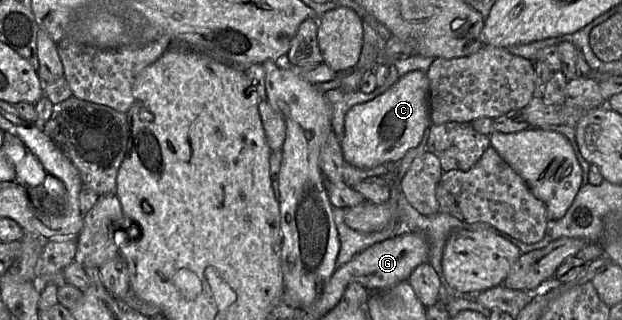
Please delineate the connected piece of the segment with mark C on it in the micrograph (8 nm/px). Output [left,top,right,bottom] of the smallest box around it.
[340,70,431,168]

